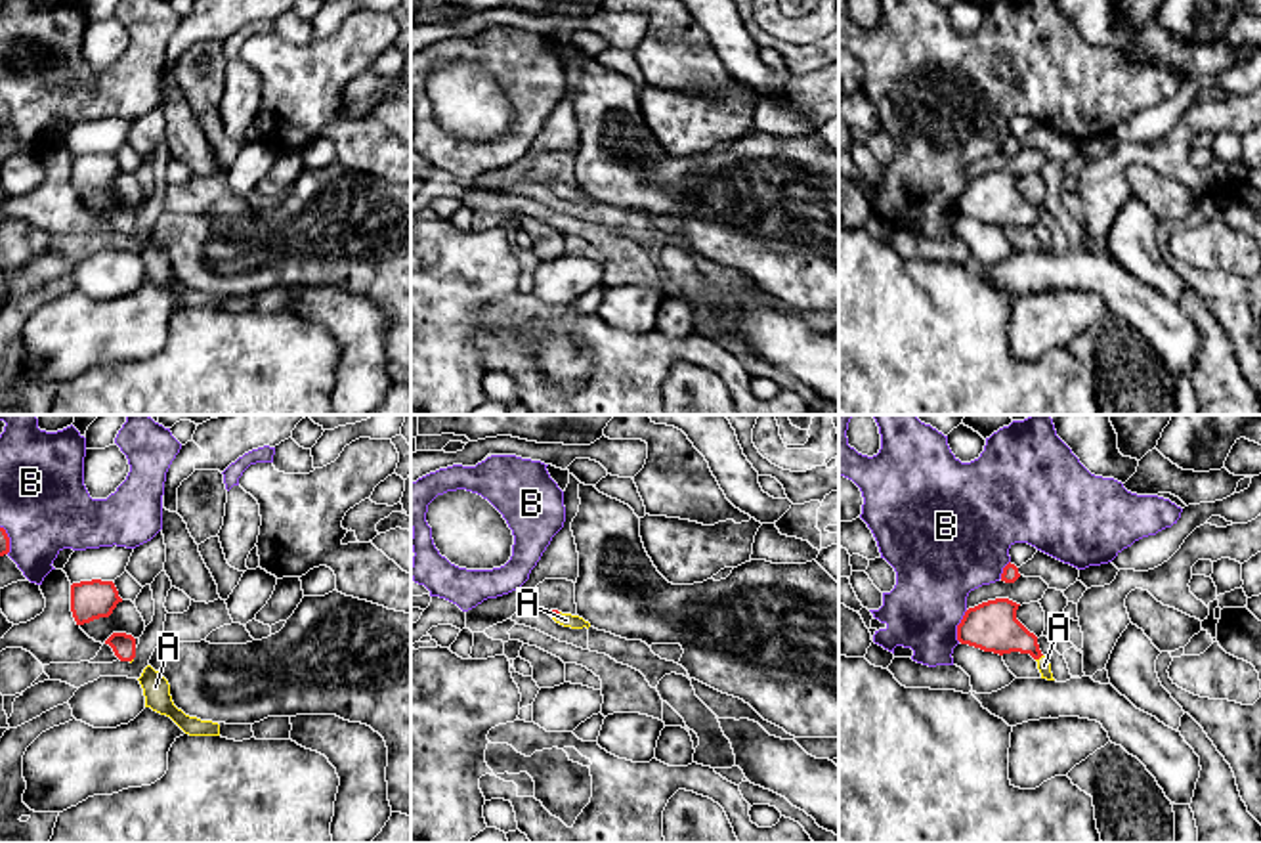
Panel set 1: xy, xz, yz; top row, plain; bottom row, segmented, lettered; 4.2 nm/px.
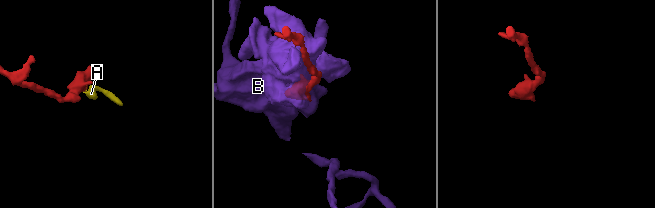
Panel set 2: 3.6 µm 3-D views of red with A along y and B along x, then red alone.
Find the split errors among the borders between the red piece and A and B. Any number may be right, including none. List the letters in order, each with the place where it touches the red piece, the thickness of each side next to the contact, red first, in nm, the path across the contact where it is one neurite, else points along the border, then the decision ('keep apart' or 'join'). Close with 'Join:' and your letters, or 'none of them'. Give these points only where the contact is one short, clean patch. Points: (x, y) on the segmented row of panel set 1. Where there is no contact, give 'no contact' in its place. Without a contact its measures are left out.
A: meets red in yz at (1038, 658); 220 nm thick on the red side, 60 nm on the other; runs through yz (992, 626), (1021, 639), (1038, 658), (1044, 666); join
B: meets red in yz at (958, 626); 220 nm thick on the red side, 340 nm on the other; keep apart
Join: A

